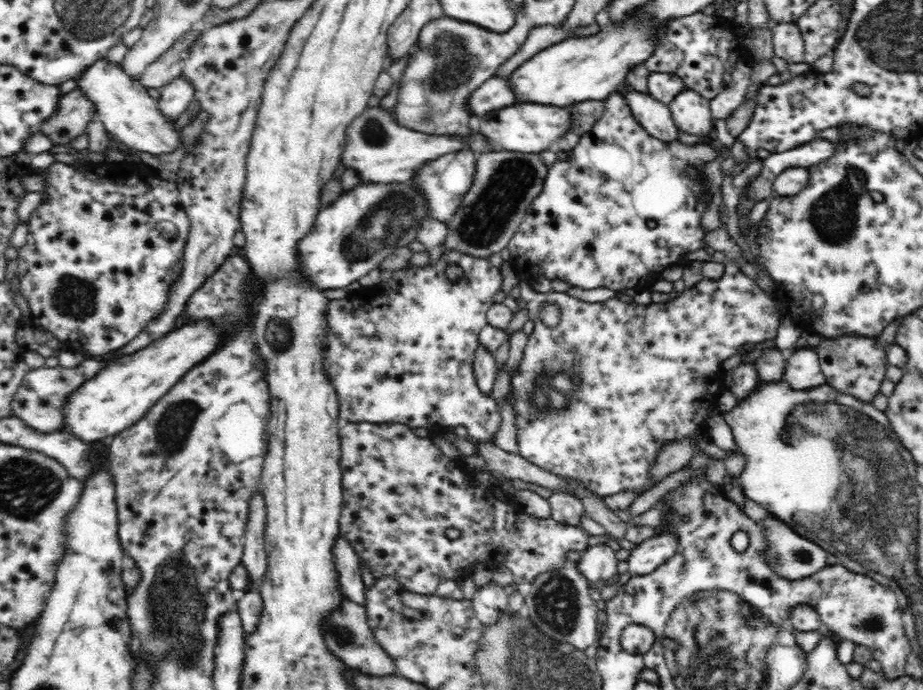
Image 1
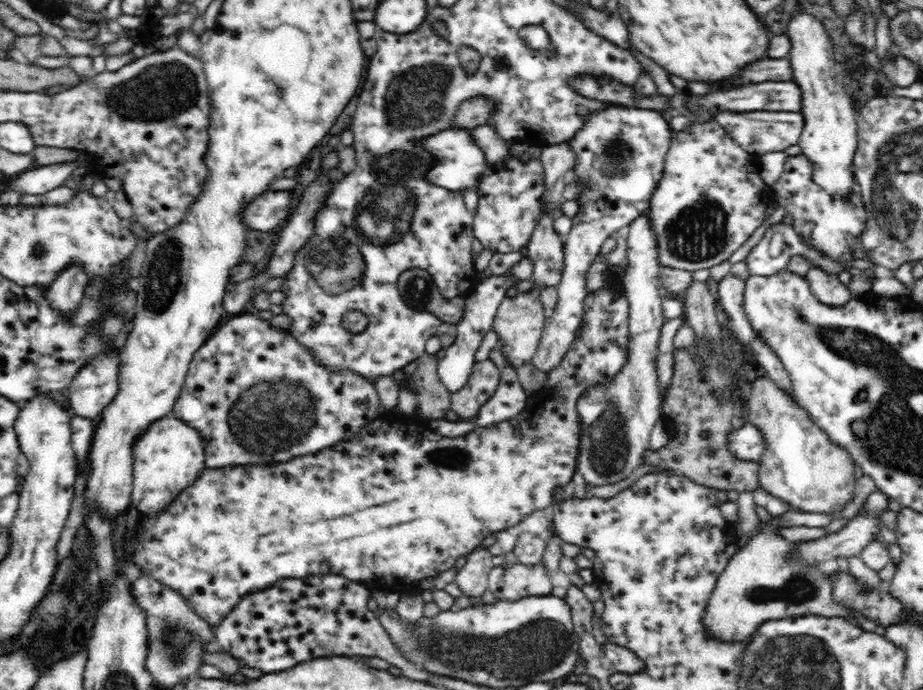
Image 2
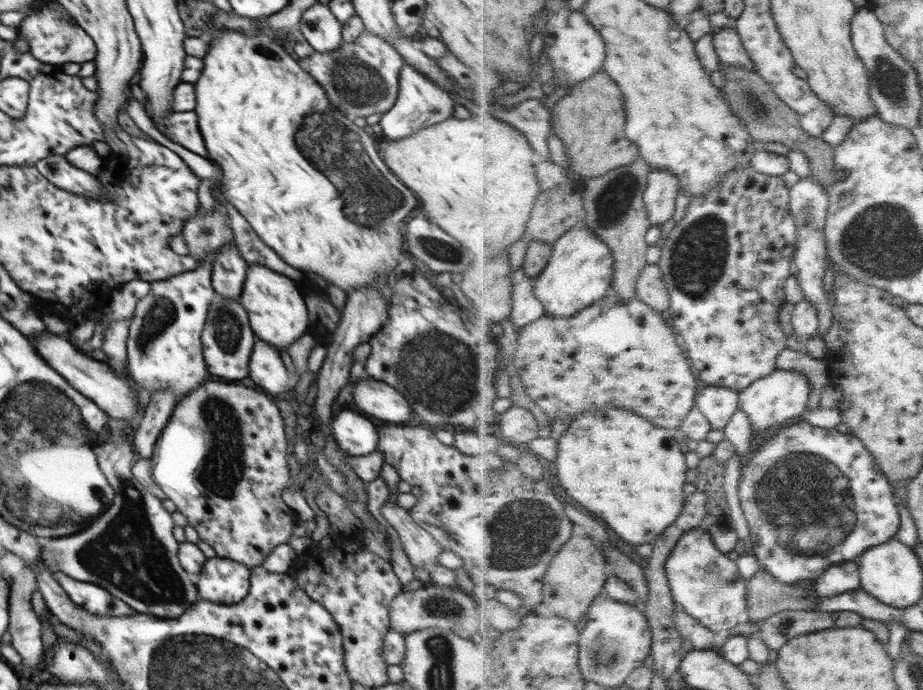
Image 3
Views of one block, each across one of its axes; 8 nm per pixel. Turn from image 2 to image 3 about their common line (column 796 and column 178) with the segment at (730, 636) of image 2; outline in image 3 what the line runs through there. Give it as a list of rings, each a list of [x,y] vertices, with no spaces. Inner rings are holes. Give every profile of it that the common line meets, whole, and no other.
[[[123,424],[109,425],[106,446],[98,446],[96,454],[102,472],[114,486],[114,502],[88,528],[60,538],[44,539],[39,560],[52,573],[60,571],[74,580],[108,590],[134,610],[160,618],[178,618],[198,601],[199,592],[194,577],[179,563],[180,544],[173,535],[175,525],[171,513],[133,476],[132,445],[124,435]]]

